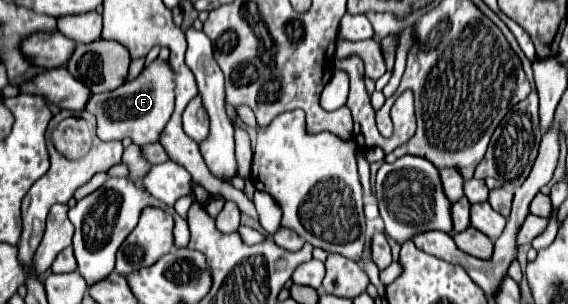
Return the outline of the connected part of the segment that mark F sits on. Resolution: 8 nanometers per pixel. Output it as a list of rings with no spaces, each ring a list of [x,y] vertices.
[[[156,57],[142,73],[124,83],[122,87],[110,93],[98,93],[90,97],[90,105],[86,107],[98,119],[98,137],[102,141],[114,141],[130,137],[136,145],[150,145],[160,143],[162,131],[172,117],[174,111],[174,71],[168,61]]]

